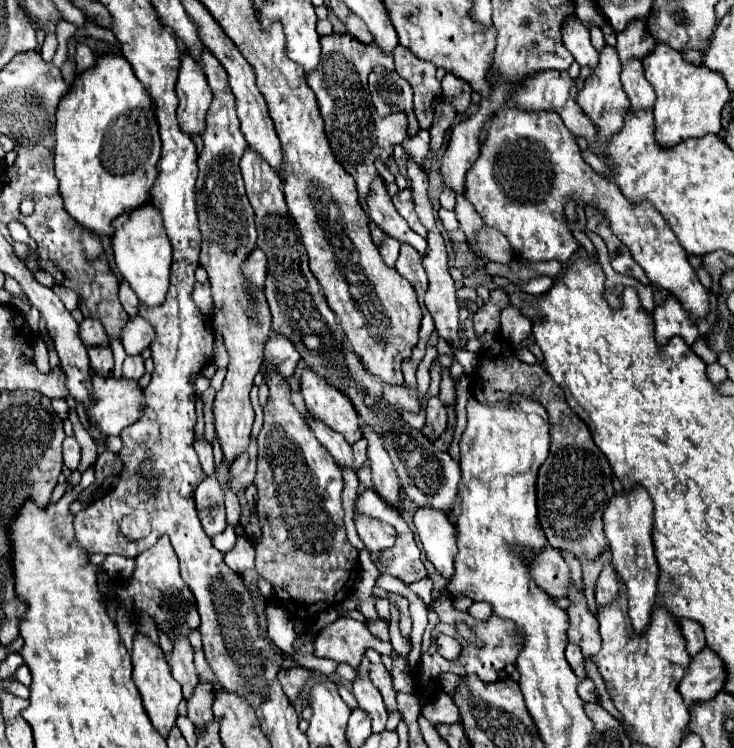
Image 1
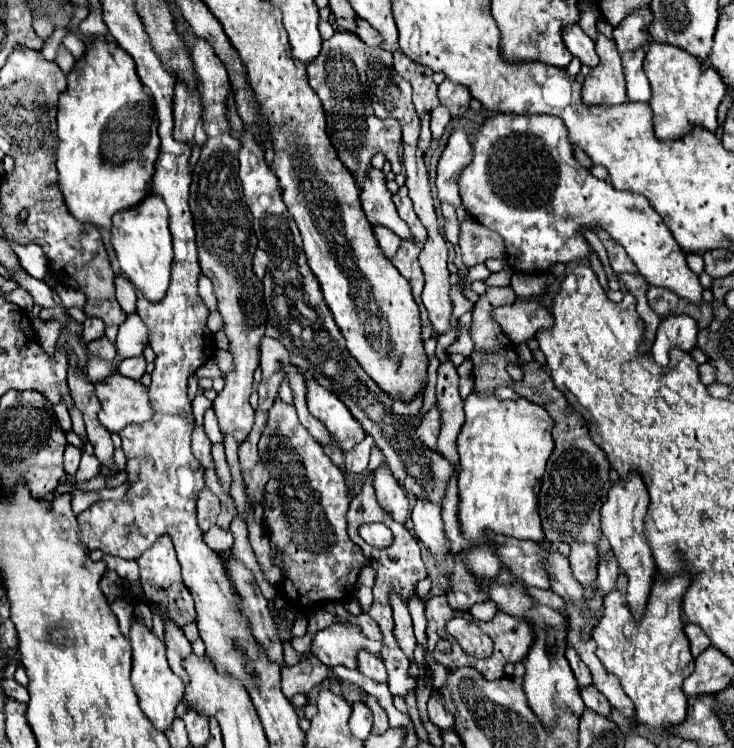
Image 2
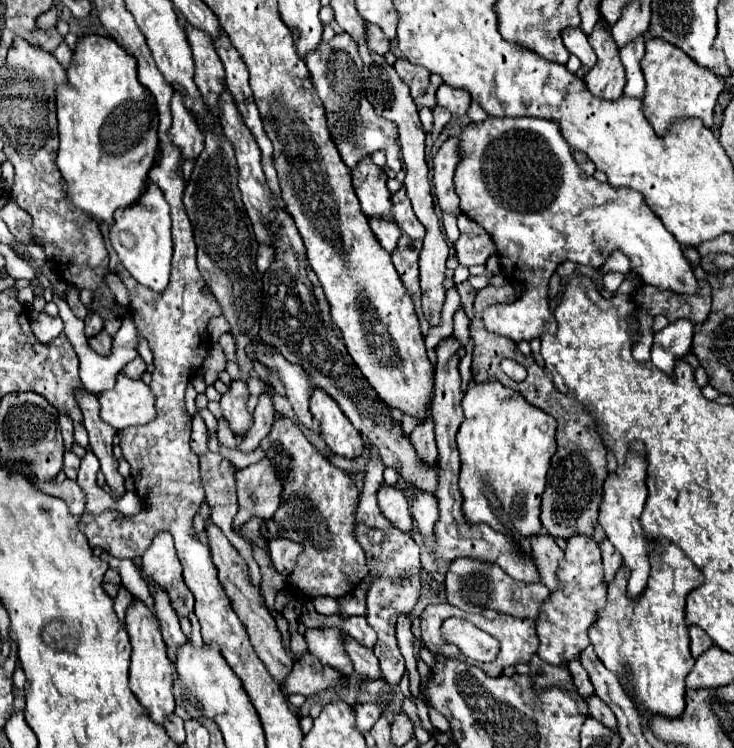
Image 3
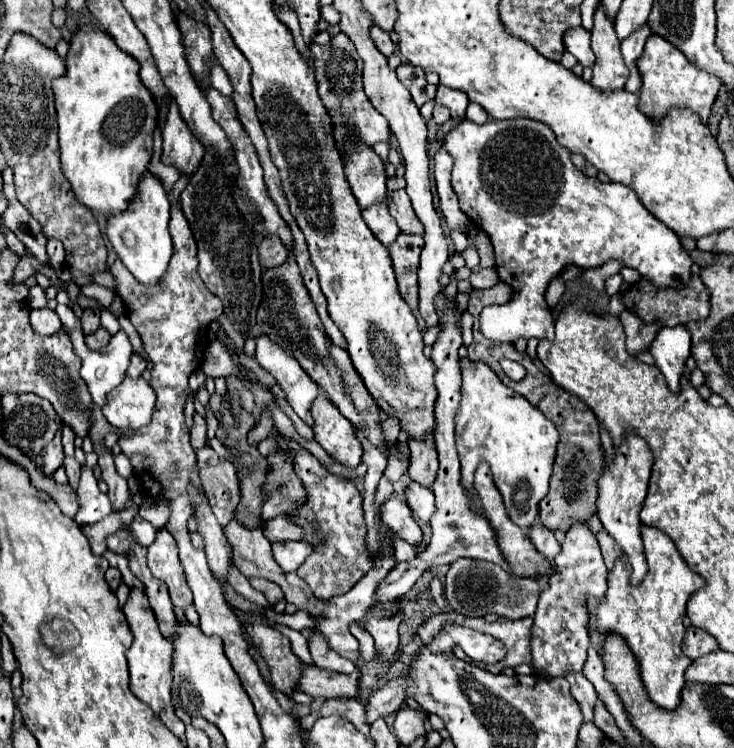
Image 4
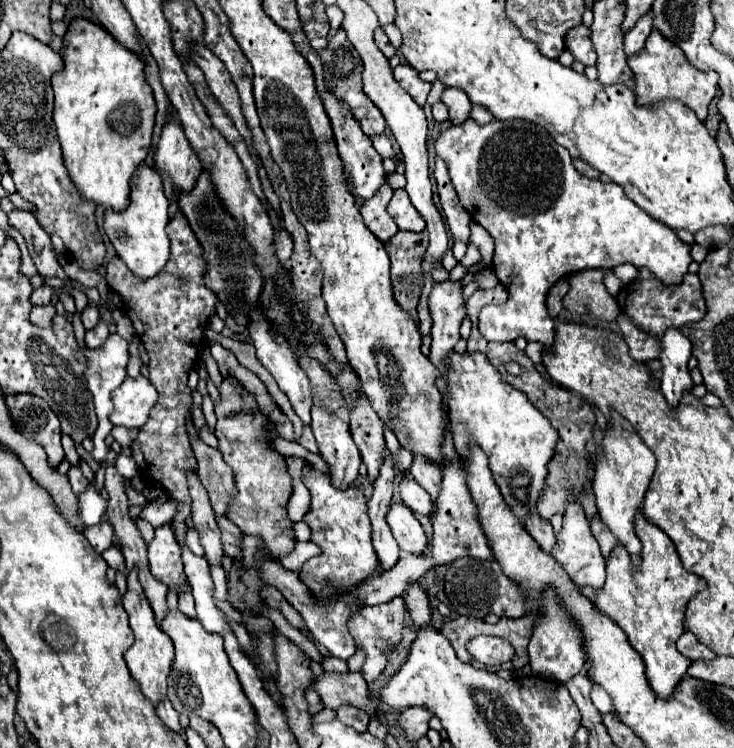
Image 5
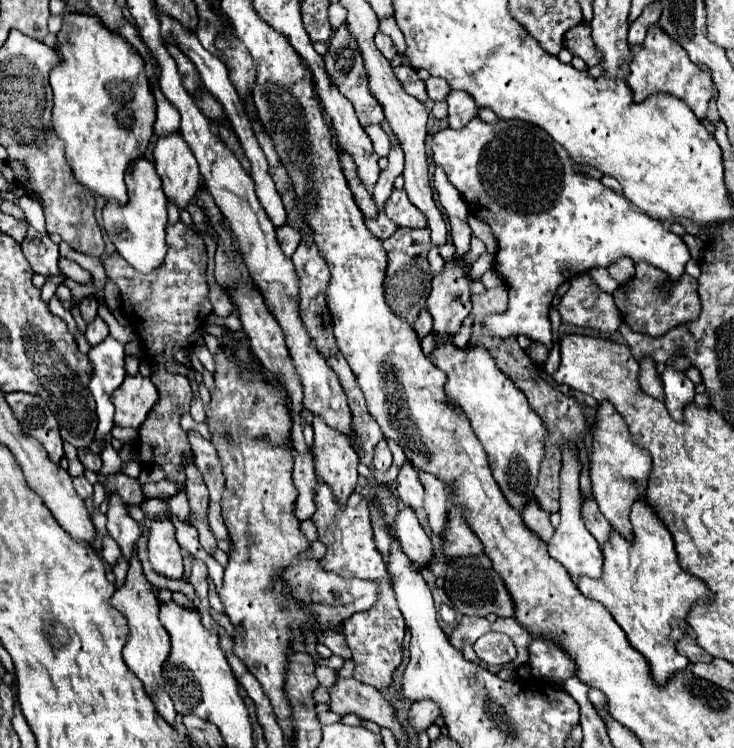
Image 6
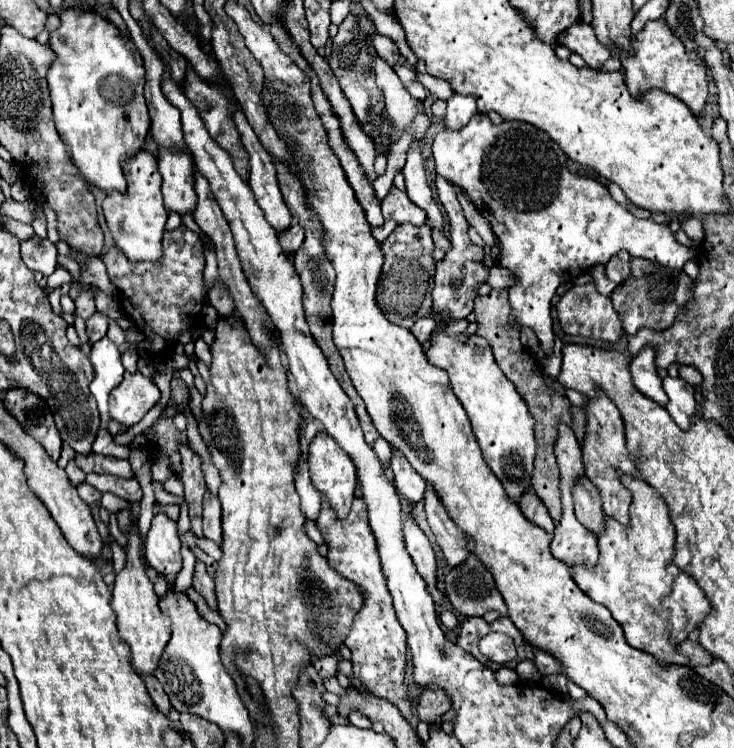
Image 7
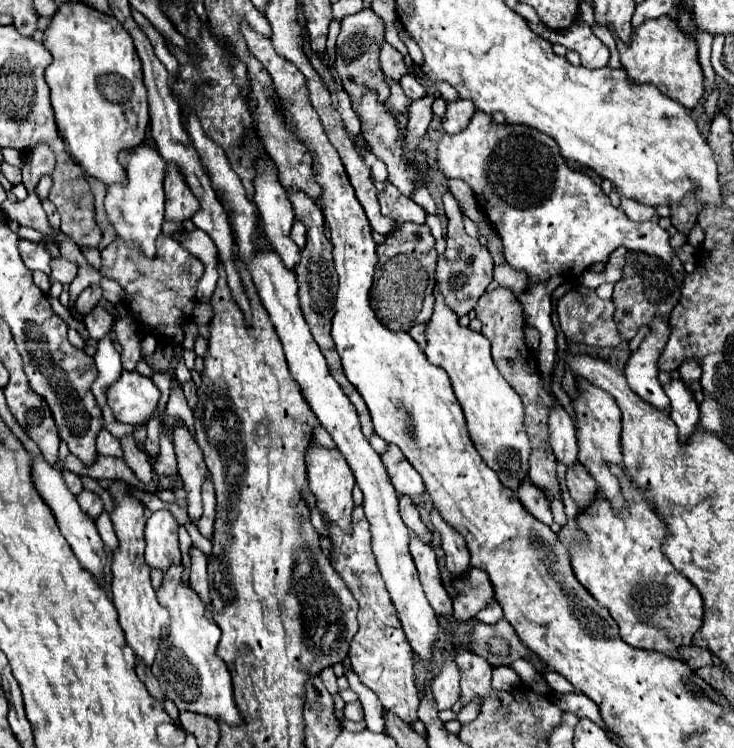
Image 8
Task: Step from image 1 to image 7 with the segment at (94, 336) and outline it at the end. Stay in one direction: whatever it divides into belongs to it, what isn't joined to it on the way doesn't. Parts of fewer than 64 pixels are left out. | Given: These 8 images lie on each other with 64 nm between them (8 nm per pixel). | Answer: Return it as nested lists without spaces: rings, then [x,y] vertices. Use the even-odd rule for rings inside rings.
[[[86,290],[82,292],[78,298],[76,298],[76,316],[88,320],[92,314],[96,312],[96,306],[94,306],[94,292],[92,290]]]

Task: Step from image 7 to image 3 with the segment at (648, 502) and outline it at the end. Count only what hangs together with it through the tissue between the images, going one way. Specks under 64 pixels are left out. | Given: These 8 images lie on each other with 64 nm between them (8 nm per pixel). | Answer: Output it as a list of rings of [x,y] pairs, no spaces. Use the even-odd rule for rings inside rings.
[[[664,538],[658,542],[648,540],[648,556],[650,556],[652,572],[650,572],[644,592],[638,598],[630,598],[626,594],[626,580],[630,572],[626,570],[626,566],[622,566],[616,572],[614,580],[608,582],[608,602],[598,612],[594,620],[596,624],[588,628],[588,636],[602,664],[614,674],[618,674],[620,684],[634,698],[642,714],[662,714],[662,716],[676,718],[684,712],[684,704],[686,704],[684,702],[684,694],[686,694],[684,678],[692,670],[692,664],[694,664],[694,658],[690,656],[688,626],[684,622],[684,606],[686,606],[686,596],[704,582],[704,576],[670,540],[664,540]]]

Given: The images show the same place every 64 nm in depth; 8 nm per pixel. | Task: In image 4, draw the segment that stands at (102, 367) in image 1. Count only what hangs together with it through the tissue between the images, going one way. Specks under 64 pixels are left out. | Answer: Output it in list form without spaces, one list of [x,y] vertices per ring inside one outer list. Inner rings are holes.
[[[100,326],[96,332],[92,332],[92,334],[86,336],[86,344],[88,344],[88,348],[92,348],[92,350],[104,348],[104,346],[108,344],[108,340],[110,340],[110,334],[108,334],[108,330],[102,328],[102,326]]]

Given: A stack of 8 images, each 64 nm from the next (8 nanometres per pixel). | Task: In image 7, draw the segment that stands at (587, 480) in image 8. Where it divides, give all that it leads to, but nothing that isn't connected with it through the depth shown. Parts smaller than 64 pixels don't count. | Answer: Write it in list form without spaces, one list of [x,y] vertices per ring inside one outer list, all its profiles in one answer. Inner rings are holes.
[[[580,476],[572,486],[572,498],[574,498],[576,518],[586,528],[590,528],[590,532],[598,534],[604,524],[604,512],[596,486],[586,476]]]

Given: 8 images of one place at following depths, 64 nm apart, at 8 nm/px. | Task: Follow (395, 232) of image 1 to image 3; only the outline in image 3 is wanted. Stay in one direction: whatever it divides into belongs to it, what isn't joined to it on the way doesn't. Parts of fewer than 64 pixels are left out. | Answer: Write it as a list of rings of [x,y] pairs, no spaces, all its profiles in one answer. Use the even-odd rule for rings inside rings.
[[[366,156],[366,160],[360,160],[360,164],[350,174],[354,192],[366,216],[392,214],[392,200],[386,188],[386,174],[372,162],[370,156]]]

